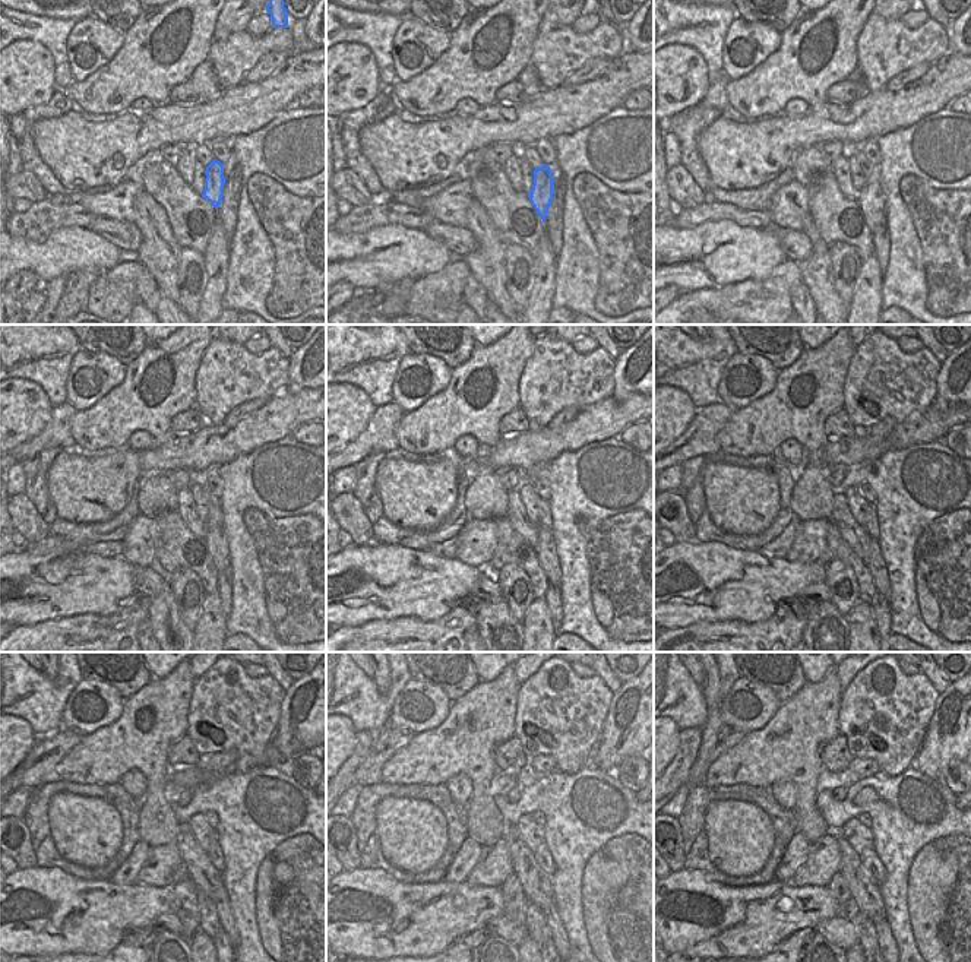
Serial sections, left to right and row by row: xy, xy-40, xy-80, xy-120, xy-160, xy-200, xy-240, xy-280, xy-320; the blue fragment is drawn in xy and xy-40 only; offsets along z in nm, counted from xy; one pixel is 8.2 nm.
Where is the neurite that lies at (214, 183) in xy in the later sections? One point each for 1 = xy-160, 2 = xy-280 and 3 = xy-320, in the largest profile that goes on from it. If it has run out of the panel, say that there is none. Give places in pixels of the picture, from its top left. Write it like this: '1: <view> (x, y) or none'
1: xy-160 (546, 548)
2: xy-280 (559, 936)
3: xy-320 (888, 948)

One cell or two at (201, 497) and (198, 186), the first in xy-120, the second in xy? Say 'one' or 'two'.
one

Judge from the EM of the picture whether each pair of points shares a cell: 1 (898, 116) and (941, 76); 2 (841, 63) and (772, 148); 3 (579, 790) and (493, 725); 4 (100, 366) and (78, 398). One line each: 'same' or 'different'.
1: same
2: different
3: different
4: same

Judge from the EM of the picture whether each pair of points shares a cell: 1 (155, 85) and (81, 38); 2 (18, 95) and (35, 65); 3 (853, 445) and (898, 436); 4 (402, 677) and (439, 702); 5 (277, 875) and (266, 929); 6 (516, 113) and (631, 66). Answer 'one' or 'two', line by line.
1: two
2: one
3: one
4: two
5: one
6: one

